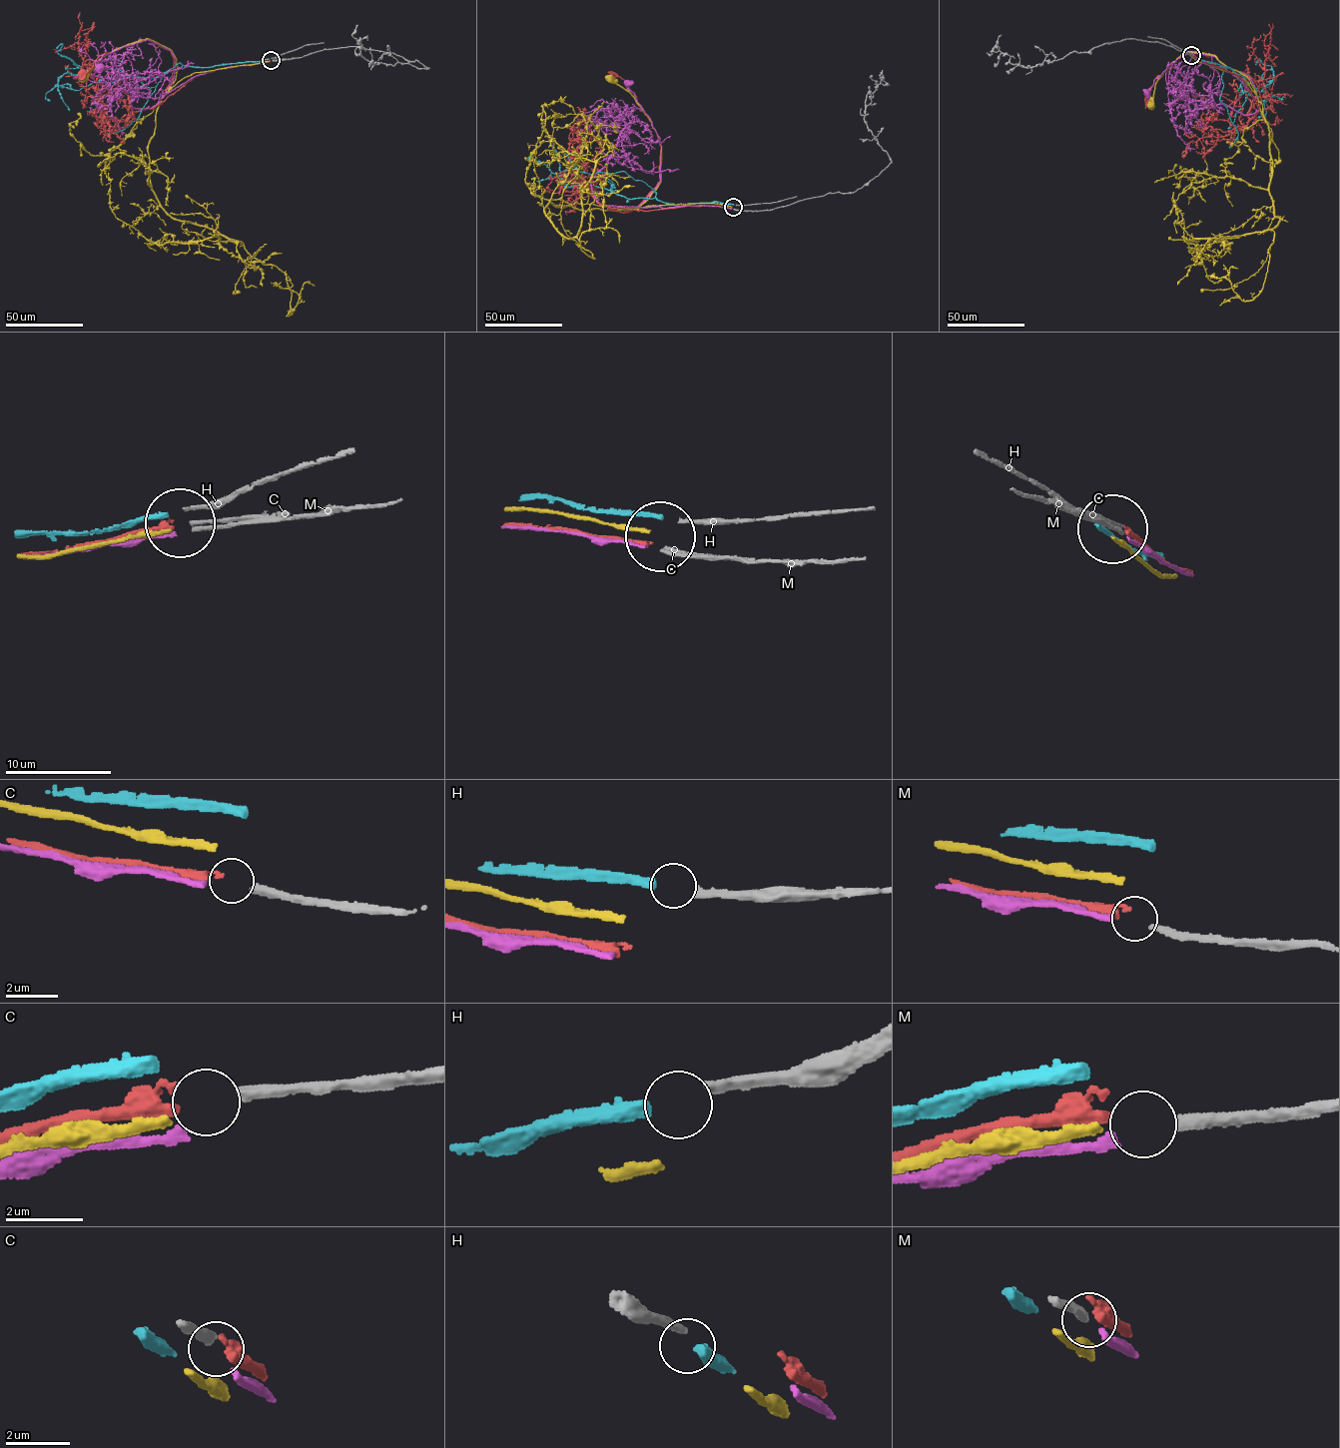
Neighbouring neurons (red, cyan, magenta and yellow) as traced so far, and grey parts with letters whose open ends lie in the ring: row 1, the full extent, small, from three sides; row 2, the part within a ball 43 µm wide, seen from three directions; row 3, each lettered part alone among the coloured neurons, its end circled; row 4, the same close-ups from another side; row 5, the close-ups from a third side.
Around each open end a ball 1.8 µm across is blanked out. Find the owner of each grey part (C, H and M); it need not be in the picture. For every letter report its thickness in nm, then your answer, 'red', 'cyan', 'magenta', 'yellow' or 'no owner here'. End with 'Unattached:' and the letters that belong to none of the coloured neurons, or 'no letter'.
C: 340 nm | red
H: 280 nm | cyan
M: 280 nm | magenta
Unattached: no letter

